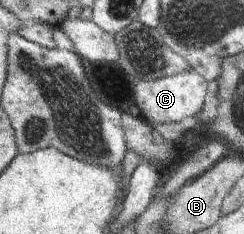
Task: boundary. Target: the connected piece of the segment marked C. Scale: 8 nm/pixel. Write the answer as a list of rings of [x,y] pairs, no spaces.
[[[193,69],[176,75],[170,75],[162,79],[141,81],[134,86],[136,106],[140,109],[140,117],[151,125],[180,122],[185,118],[196,117],[202,110],[208,82]]]

